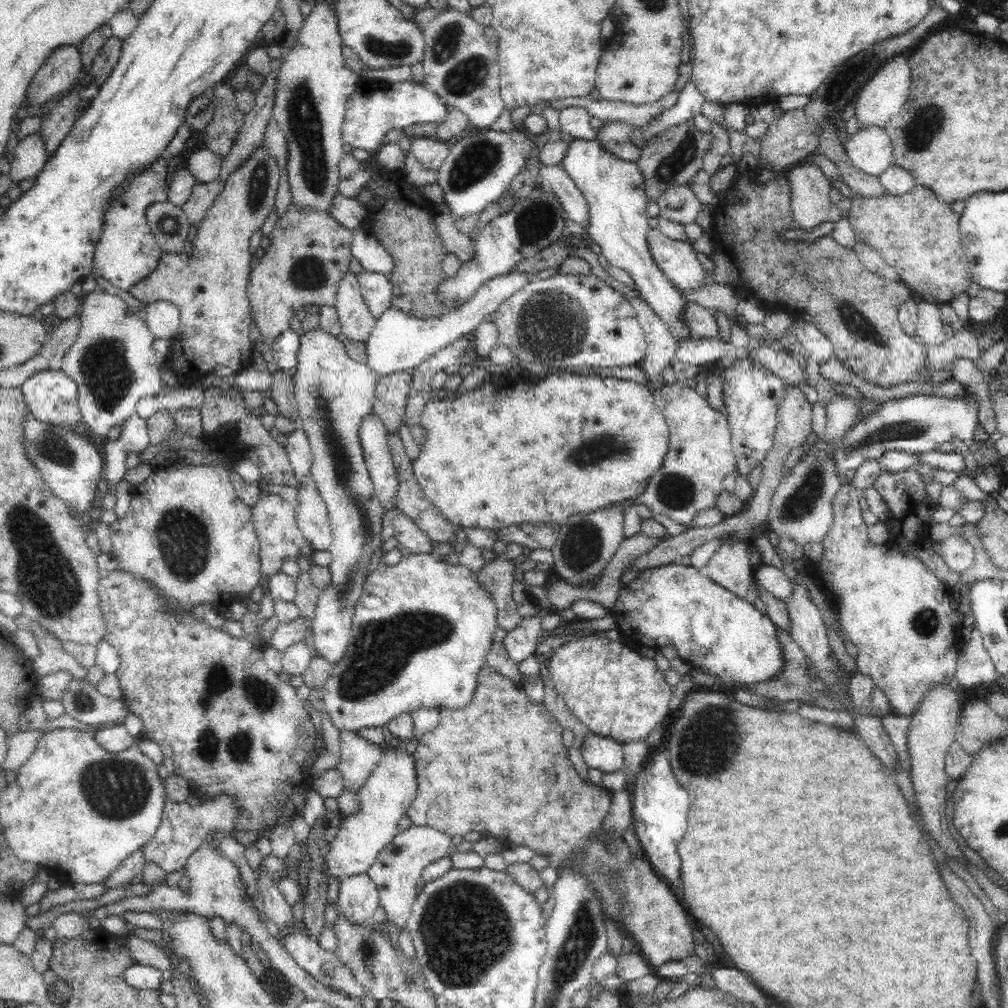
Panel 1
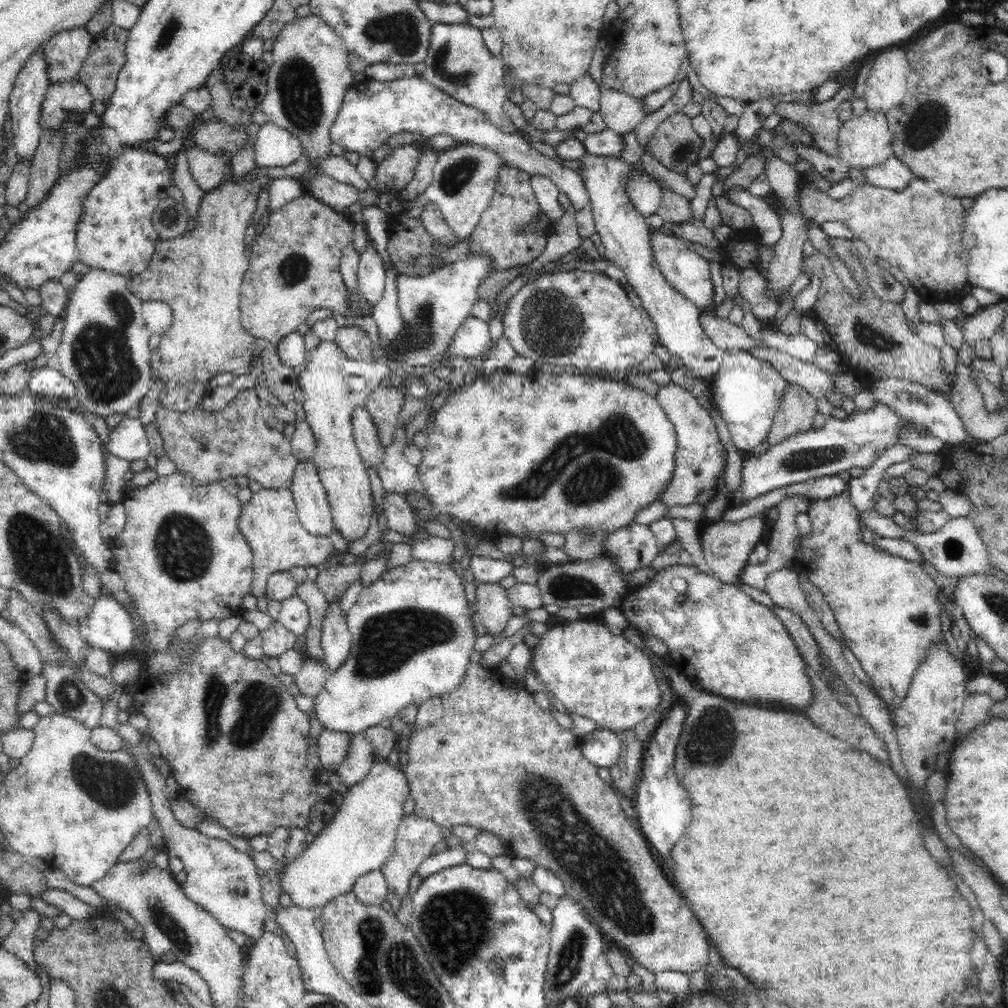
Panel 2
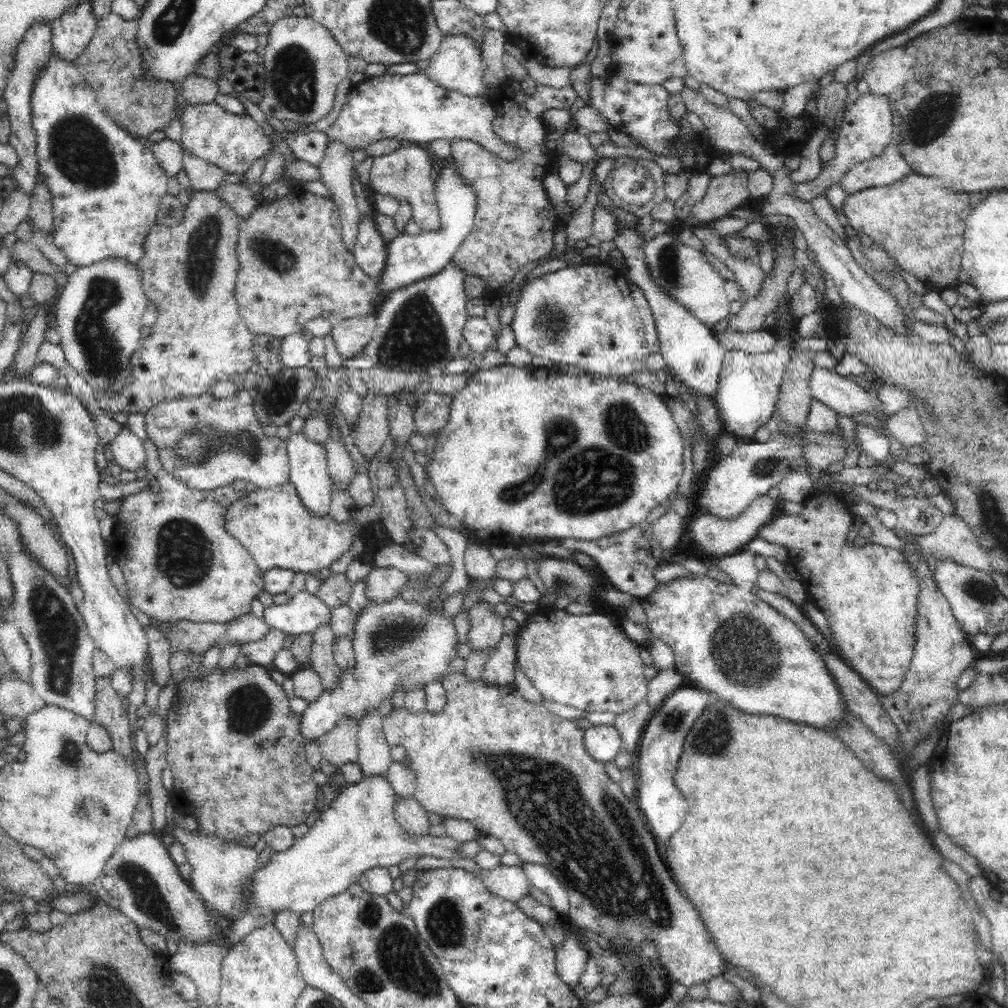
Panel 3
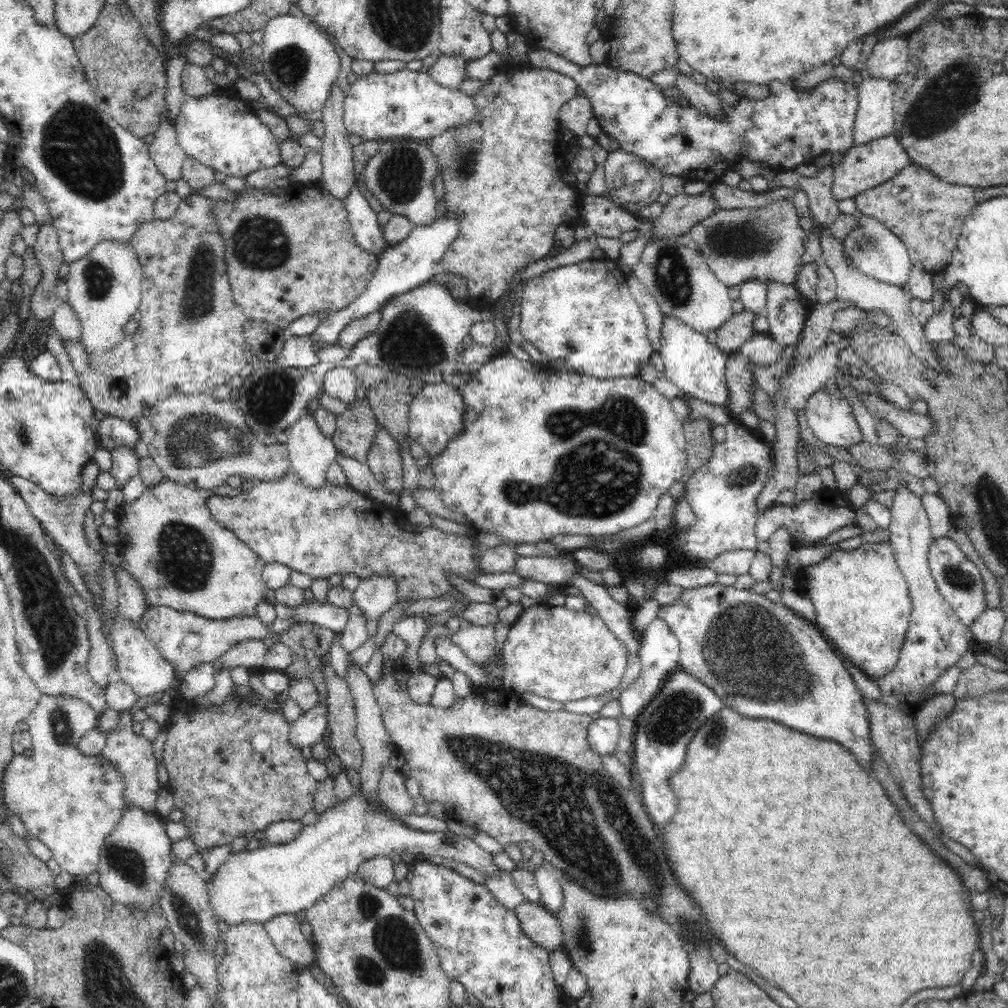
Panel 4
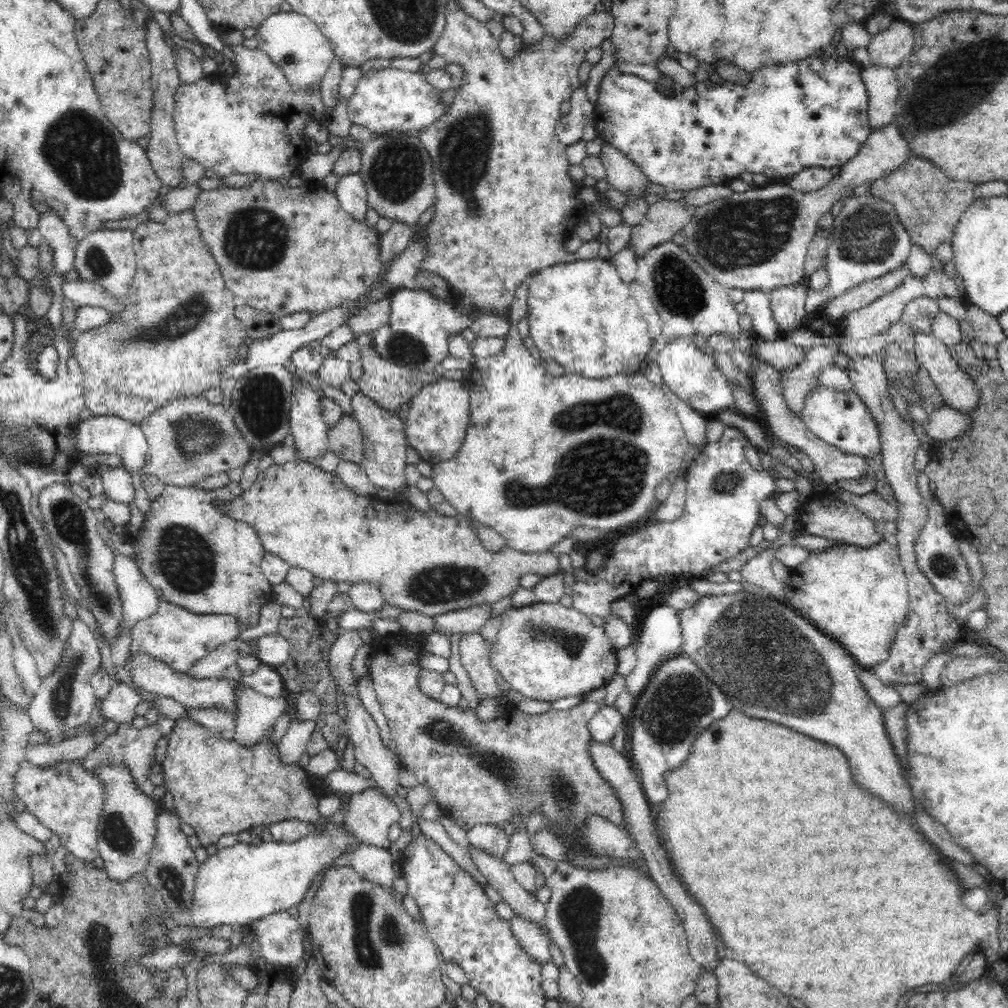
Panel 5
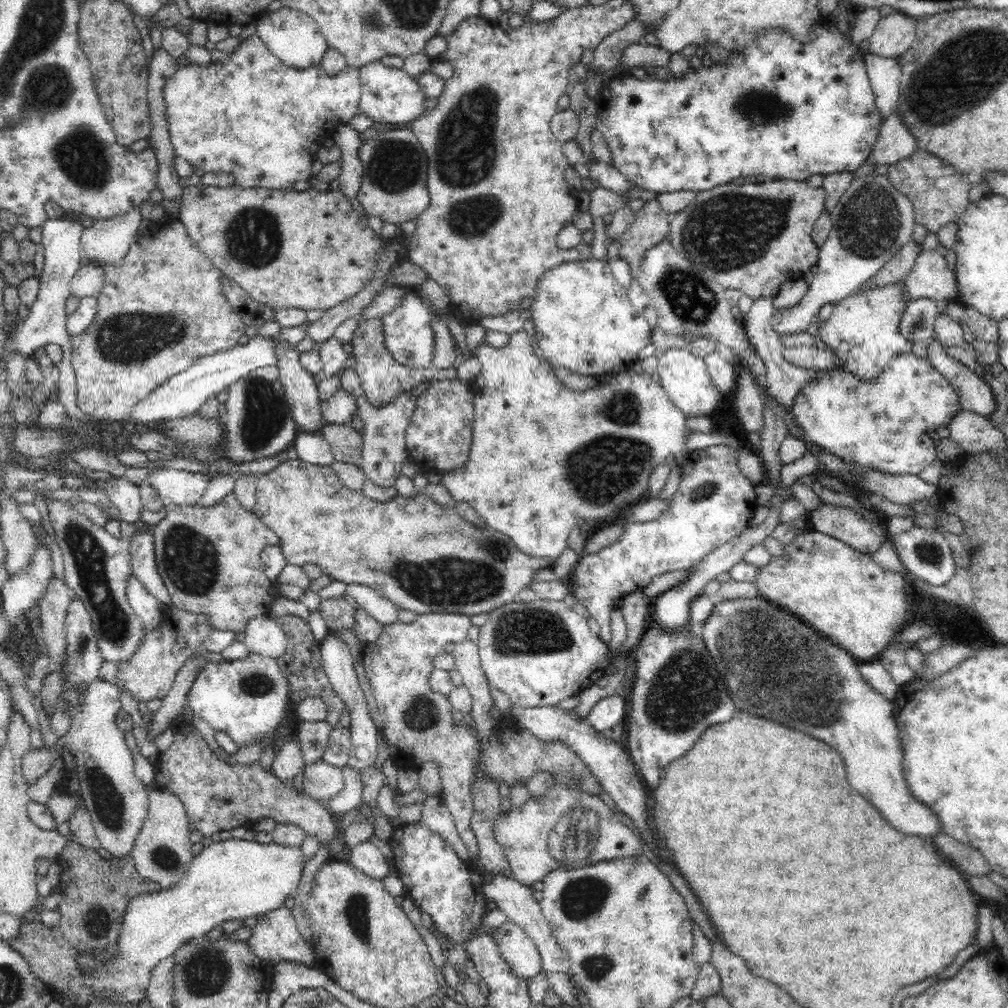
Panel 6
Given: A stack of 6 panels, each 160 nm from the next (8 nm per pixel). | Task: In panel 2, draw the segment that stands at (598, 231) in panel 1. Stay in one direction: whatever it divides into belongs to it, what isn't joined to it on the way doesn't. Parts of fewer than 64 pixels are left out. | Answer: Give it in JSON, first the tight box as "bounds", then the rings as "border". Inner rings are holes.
{"bounds":[577,152,726,380],"border":[[[584,152],[577,162],[579,165],[578,174],[582,177],[584,188],[589,194],[589,205],[590,211],[592,211],[594,230],[601,239],[601,244],[604,245],[605,258],[624,272],[627,283],[636,291],[643,307],[654,321],[661,344],[663,344],[671,356],[678,356],[681,360],[680,364],[685,366],[690,374],[706,380],[712,379],[712,376],[718,372],[726,354],[724,354],[723,349],[714,345],[712,339],[702,329],[699,321],[701,310],[696,308],[691,300],[682,296],[681,292],[678,292],[671,284],[668,284],[668,281],[664,278],[653,257],[650,227],[644,219],[645,216],[642,216],[636,210],[636,207],[631,203],[630,197],[626,194],[626,180],[630,176],[642,175],[644,173],[643,167],[640,163],[632,164],[626,162],[621,157],[596,156],[588,152]]]}

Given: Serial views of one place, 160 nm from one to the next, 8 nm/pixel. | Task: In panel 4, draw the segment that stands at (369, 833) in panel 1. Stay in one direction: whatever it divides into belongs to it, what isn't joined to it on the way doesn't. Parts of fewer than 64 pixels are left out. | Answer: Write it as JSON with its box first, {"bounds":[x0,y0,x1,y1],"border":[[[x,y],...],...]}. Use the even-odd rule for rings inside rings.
{"bounds":[207,789,497,926],"border":[[[355,789],[355,792],[349,796],[346,800],[338,800],[332,808],[328,808],[324,812],[320,813],[318,820],[313,825],[308,825],[302,828],[302,830],[296,835],[296,838],[289,843],[283,845],[268,845],[264,848],[258,848],[253,851],[242,850],[235,855],[230,855],[225,863],[218,869],[215,877],[207,883],[209,890],[209,901],[211,902],[211,912],[213,912],[216,921],[224,921],[229,926],[238,925],[241,923],[265,923],[271,920],[274,916],[281,916],[284,914],[294,914],[296,915],[300,911],[307,911],[313,904],[316,904],[320,897],[323,897],[331,888],[335,887],[336,883],[341,883],[345,878],[351,877],[353,874],[358,873],[359,866],[365,861],[373,859],[374,857],[386,857],[388,859],[396,854],[402,854],[403,852],[412,853],[415,856],[424,855],[428,856],[439,856],[442,858],[450,858],[450,860],[455,860],[456,862],[462,862],[462,864],[467,864],[472,866],[474,870],[478,870],[480,874],[486,874],[486,872],[491,872],[494,874],[496,872],[497,866],[492,863],[492,855],[488,851],[478,847],[472,839],[459,835],[458,833],[453,833],[452,831],[438,831],[438,832],[424,832],[419,831],[414,828],[410,828],[405,824],[402,824],[400,819],[394,817],[391,812],[383,806],[381,800],[369,800],[362,793],[361,790]]]}

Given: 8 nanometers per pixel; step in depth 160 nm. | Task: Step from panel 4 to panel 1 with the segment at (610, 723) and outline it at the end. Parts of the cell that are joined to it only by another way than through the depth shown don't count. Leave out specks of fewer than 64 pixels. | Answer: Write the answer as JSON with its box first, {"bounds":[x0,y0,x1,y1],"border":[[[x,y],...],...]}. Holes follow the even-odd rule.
{"bounds":[581,734,623,773],"border":[[[589,734],[583,741],[581,754],[588,768],[597,768],[602,773],[623,770],[623,744],[611,738],[597,734]]]}

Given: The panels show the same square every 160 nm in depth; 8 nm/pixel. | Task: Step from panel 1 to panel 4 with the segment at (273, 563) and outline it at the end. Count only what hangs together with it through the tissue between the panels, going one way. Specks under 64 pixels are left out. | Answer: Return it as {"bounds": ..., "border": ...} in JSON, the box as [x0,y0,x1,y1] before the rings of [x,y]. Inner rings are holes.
{"bounds":[208,469,481,599],"border":[[[289,469],[282,478],[272,481],[272,482],[259,482],[256,484],[251,484],[246,486],[243,491],[232,498],[230,497],[220,497],[214,496],[208,500],[208,509],[214,518],[214,521],[225,530],[228,530],[242,543],[248,545],[248,548],[252,549],[253,553],[256,553],[260,560],[264,561],[264,564],[268,563],[278,563],[288,566],[294,572],[300,572],[308,576],[311,580],[314,579],[328,579],[334,574],[350,575],[356,574],[360,579],[366,579],[373,575],[380,576],[390,576],[396,579],[398,583],[398,599],[436,599],[444,597],[449,593],[453,592],[453,587],[448,583],[446,575],[449,573],[454,573],[460,577],[463,577],[467,582],[474,581],[476,578],[481,576],[478,566],[479,564],[474,561],[472,554],[472,539],[467,537],[459,536],[458,534],[450,534],[448,532],[443,532],[438,530],[438,528],[423,528],[422,526],[411,524],[404,515],[404,512],[400,511],[399,508],[396,510],[390,510],[387,507],[376,504],[369,498],[364,496],[362,493],[358,493],[349,486],[346,488],[339,488],[338,486],[333,486],[327,483],[322,490],[311,490],[307,488],[296,476],[292,469]]]}

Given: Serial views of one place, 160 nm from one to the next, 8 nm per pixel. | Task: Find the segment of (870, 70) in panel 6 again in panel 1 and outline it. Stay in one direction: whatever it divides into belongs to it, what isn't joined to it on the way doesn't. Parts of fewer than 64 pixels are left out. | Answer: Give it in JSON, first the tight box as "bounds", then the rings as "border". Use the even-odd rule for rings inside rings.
{"bounds":[847,126,895,177],"border":[[[875,126],[860,128],[848,139],[847,155],[852,165],[873,177],[879,177],[895,164],[886,129]]]}

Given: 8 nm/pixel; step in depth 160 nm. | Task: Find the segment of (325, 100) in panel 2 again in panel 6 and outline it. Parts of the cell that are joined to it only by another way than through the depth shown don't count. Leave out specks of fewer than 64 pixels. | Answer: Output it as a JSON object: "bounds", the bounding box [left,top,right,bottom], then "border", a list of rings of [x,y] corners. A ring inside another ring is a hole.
{"bounds":[255,7,329,69],"border":[[[283,7],[275,12],[268,10],[263,15],[255,23],[256,34],[272,55],[282,61],[282,64],[294,69],[309,69],[321,64],[329,46],[320,33],[318,24],[308,14]]]}

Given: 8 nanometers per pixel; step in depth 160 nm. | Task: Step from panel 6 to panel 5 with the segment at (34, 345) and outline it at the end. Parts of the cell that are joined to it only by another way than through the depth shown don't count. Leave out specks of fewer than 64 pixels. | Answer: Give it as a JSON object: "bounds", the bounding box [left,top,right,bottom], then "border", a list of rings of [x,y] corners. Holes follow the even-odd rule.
{"bounds":[37,211,77,275],"border":[[[46,211],[38,214],[37,229],[41,233],[43,241],[48,243],[52,249],[55,272],[62,275],[70,272],[77,244],[70,237],[68,227],[64,225],[58,215]]]}

